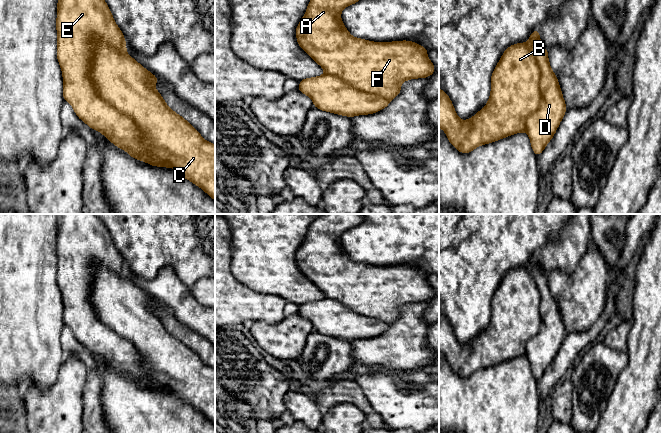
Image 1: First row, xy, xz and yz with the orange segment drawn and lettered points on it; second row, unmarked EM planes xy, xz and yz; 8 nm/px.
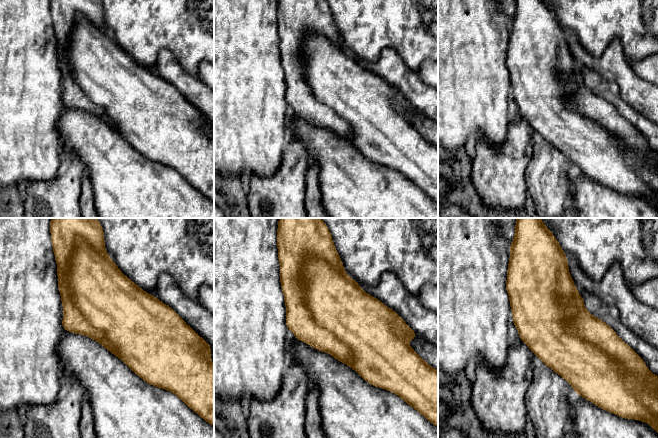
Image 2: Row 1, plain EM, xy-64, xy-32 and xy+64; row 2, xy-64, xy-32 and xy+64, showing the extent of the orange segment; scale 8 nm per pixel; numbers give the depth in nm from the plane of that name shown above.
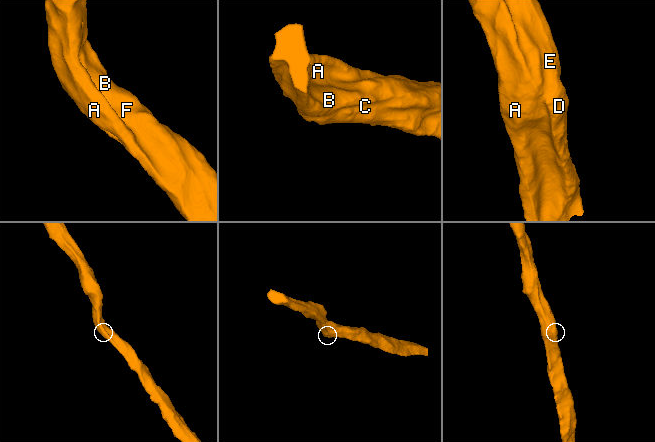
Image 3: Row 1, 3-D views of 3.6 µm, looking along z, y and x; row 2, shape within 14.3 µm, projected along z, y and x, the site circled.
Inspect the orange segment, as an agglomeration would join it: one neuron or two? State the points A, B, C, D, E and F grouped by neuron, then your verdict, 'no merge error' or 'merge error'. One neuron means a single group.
groups A B C D E F; no merge error

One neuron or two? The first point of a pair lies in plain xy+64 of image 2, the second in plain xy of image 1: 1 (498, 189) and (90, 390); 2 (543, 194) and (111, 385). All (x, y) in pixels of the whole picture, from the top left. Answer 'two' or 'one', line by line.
1: one
2: two

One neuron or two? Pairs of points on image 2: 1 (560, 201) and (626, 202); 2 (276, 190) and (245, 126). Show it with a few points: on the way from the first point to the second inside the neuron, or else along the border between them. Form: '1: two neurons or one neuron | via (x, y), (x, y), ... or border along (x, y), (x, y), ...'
1: two neurons | border along (568, 177), (567, 203)
2: two neurons | border along (282, 157), (279, 168), (272, 175), (250, 176)

